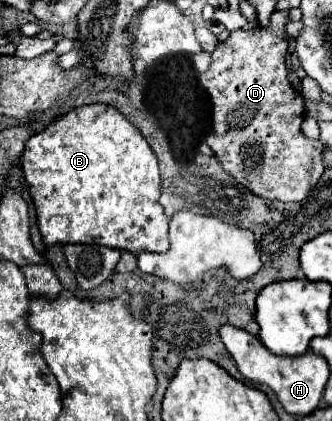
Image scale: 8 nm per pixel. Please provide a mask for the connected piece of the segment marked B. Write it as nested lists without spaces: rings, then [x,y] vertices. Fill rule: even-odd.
[[[102,103],[84,105],[52,121],[42,133],[28,139],[20,165],[36,207],[38,229],[42,231],[42,241],[46,245],[106,245],[134,255],[140,251],[164,253],[168,249],[168,220],[171,217],[164,215],[160,201],[162,175],[158,173],[156,155],[140,131],[114,107]]]

